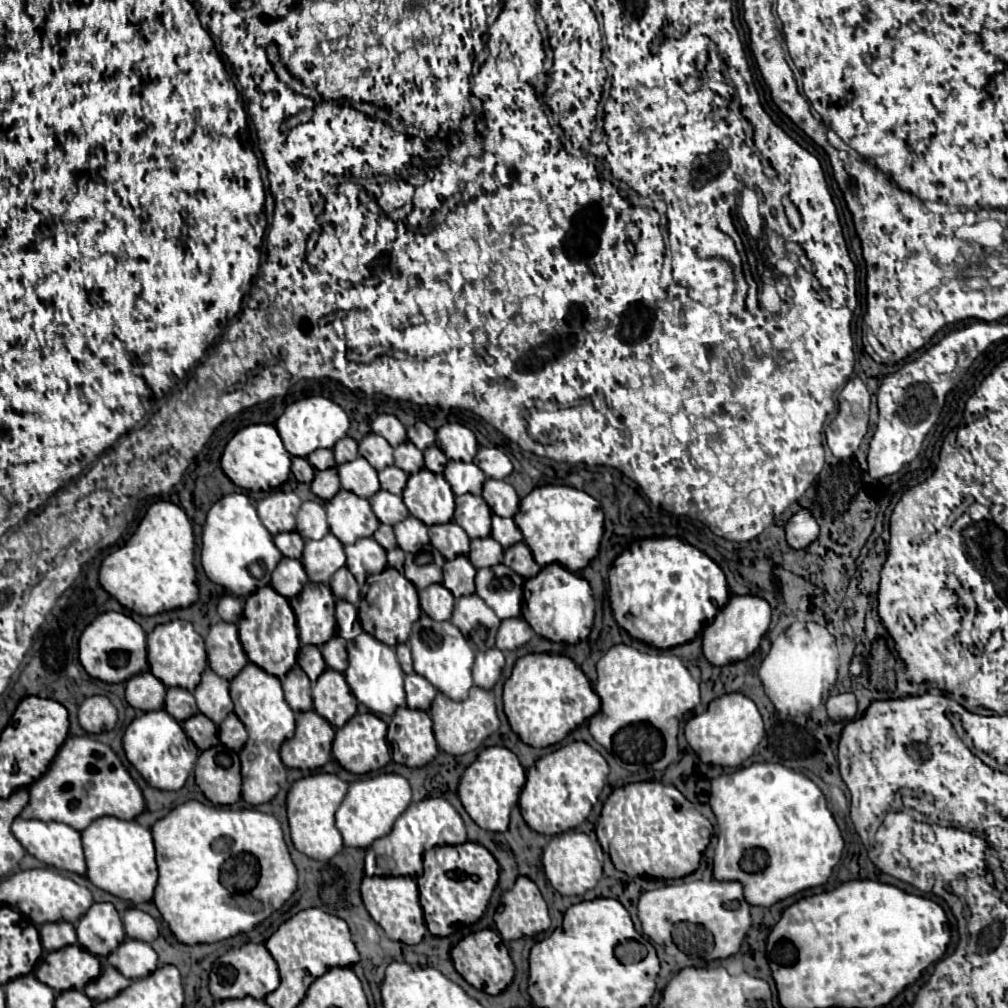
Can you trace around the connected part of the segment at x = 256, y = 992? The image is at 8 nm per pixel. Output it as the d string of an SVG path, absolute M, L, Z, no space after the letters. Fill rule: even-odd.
M251 942L243 944L239 950L229 950L221 958L217 958L211 970L211 978L209 978L209 990L215 1000L245 998L245 996L263 1000L277 986L279 986L279 972L277 972L277 964L273 956L263 944L251 944Z

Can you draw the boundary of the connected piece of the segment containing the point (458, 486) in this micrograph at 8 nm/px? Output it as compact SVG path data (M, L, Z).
M449 460L443 472L445 480L451 484L455 496L463 494L481 494L485 474L481 468L477 468L473 462L457 462Z

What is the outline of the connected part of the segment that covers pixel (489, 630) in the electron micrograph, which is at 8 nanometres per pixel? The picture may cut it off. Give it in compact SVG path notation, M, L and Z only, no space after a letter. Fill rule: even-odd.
M471 594L455 602L451 624L455 624L477 650L489 650L495 646L495 634L501 620L477 594Z

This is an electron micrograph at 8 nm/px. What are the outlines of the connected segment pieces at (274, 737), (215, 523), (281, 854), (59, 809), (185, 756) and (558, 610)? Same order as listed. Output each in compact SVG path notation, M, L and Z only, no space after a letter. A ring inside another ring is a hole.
M251 662L229 682L231 700L235 704L237 718L245 724L249 740L239 752L241 758L241 776L243 776L243 800L257 806L273 800L281 784L287 778L287 768L279 758L279 748L287 738L293 738L295 732L295 714L283 698L279 678L267 674Z
M227 494L211 506L211 510L207 512L207 522L203 526L201 548L201 564L211 582L221 584L235 596L249 596L261 586L261 580L249 574L249 564L259 562L265 570L265 576L269 578L271 570L281 558L283 554L273 544L273 536L261 524L257 510L245 494Z
M189 800L175 806L167 816L157 820L151 828L151 834L153 834L153 842L157 850L157 866L159 866L159 884L155 888L153 902L161 912L163 920L169 924L173 936L183 944L211 944L235 936L239 932L249 932L259 922L263 922L271 912L281 908L297 888L297 870L285 846L281 824L271 814L263 814L259 810L247 810L247 808L231 810L223 806L205 806L197 800ZM223 866L225 870L235 874L229 880L243 878L243 870L251 870L247 880L259 878L255 888L251 888L249 892L229 892L221 876Z
M69 736L57 752L53 766L49 766L49 770L37 782L33 782L33 786L29 786L29 794L31 800L23 808L21 818L35 818L43 822L55 820L75 830L85 830L101 816L135 820L145 808L141 790L117 754L107 744L87 736Z
M165 710L143 712L141 716L137 716L125 730L123 748L125 748L127 760L137 768L137 772L145 778L145 782L157 790L183 788L199 756L197 746L183 732L183 726Z
M559 564L543 566L541 572L529 580L525 580L525 594L523 594L523 618L529 626L543 638L551 642L565 642L577 644L585 640L593 626L593 612L595 600L591 586L585 578L565 570Z

